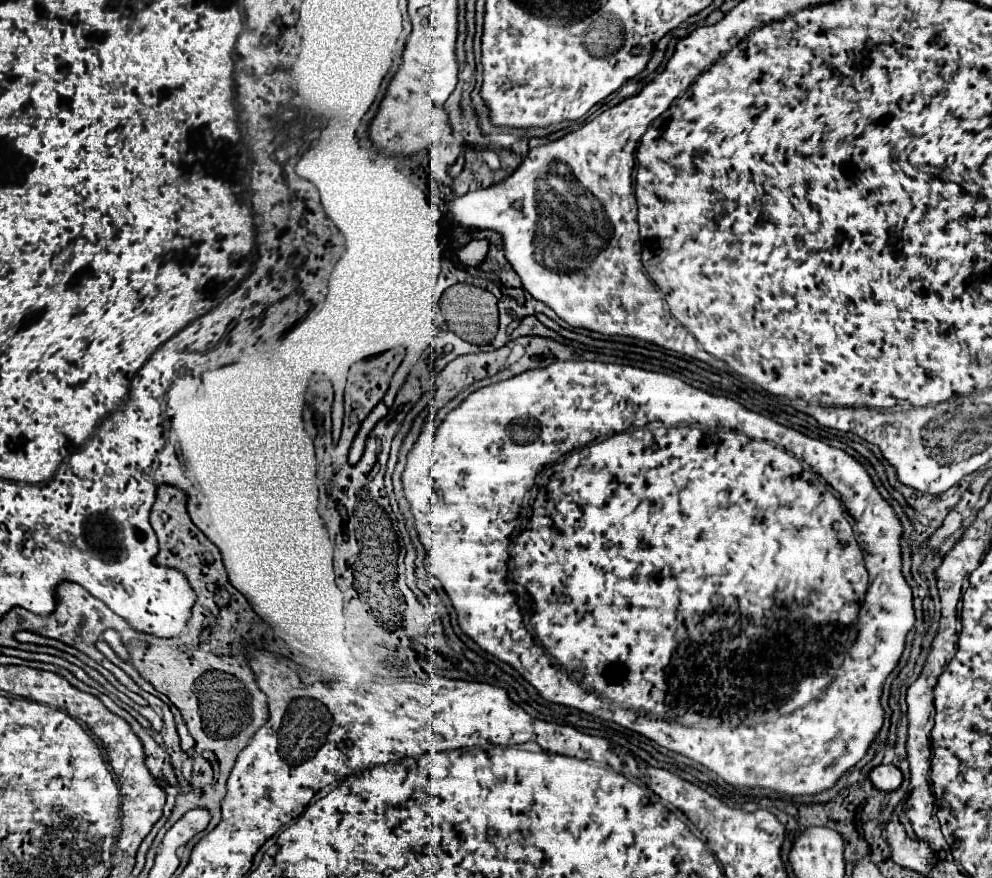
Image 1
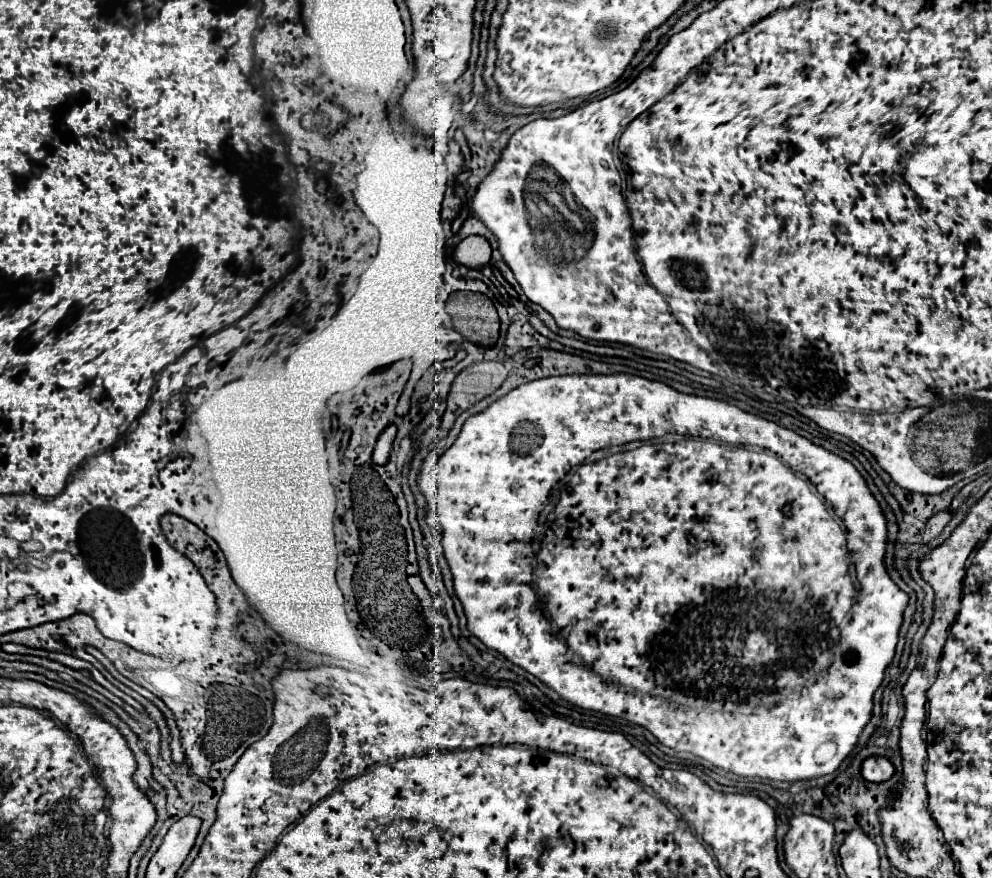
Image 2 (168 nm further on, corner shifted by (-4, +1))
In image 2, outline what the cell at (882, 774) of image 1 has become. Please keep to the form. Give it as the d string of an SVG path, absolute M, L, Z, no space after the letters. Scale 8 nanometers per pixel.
M868 757L862 763L862 775L870 783L882 783L894 775L894 765L886 757Z

